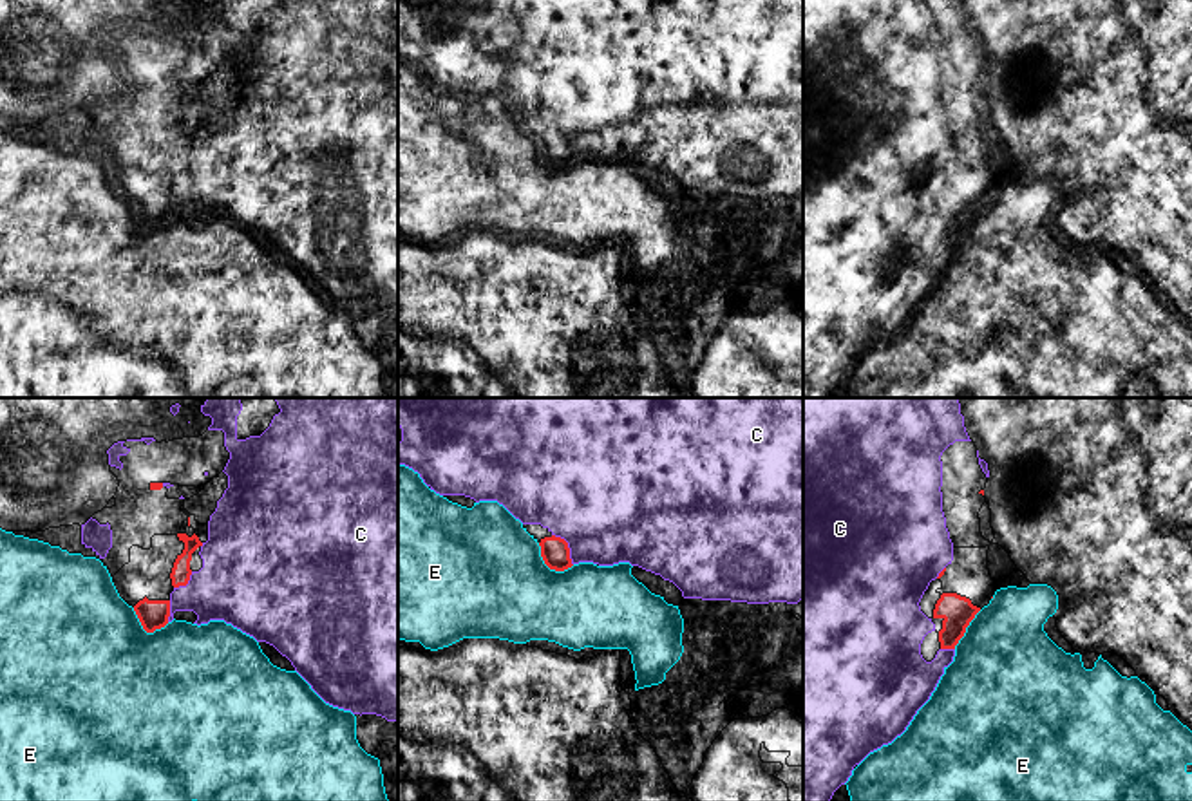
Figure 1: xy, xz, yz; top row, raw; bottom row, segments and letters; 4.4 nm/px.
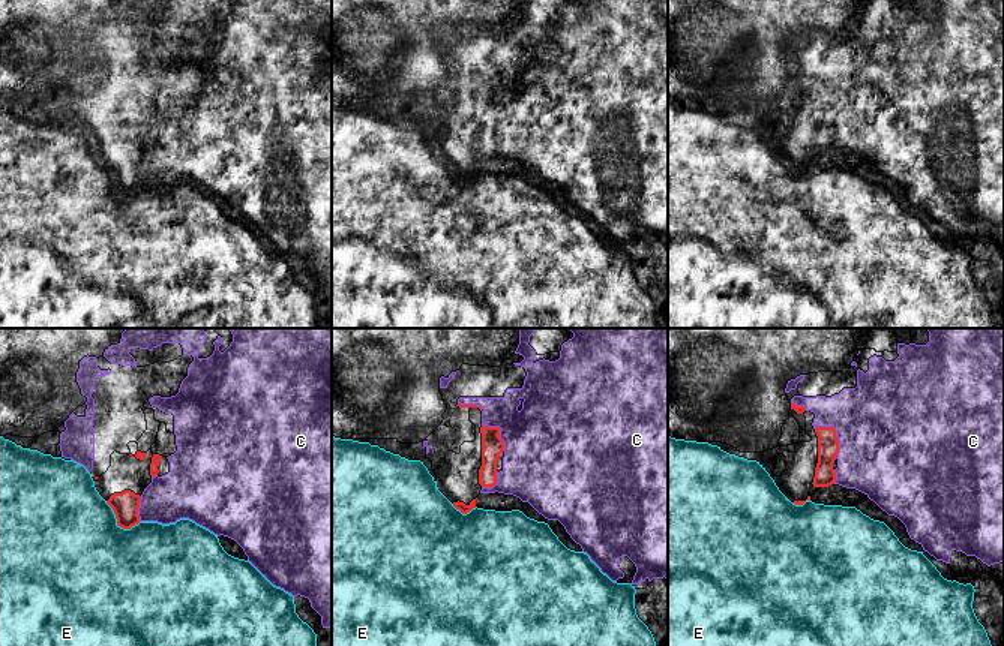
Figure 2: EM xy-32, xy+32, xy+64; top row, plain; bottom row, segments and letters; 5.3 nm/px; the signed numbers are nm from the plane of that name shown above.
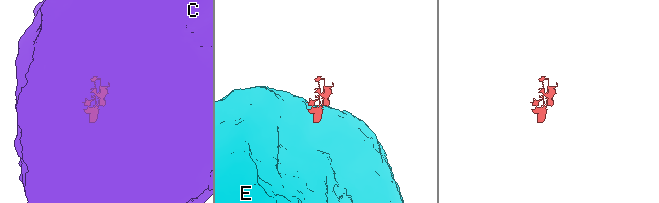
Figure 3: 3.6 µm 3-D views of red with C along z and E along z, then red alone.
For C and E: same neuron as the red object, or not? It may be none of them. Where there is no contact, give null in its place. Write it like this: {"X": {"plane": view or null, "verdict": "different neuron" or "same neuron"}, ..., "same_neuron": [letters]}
{"C": {"plane": "xz", "verdict": "same neuron"}, "E": {"plane": "xz", "verdict": "different neuron"}, "same_neuron": ["C"]}

